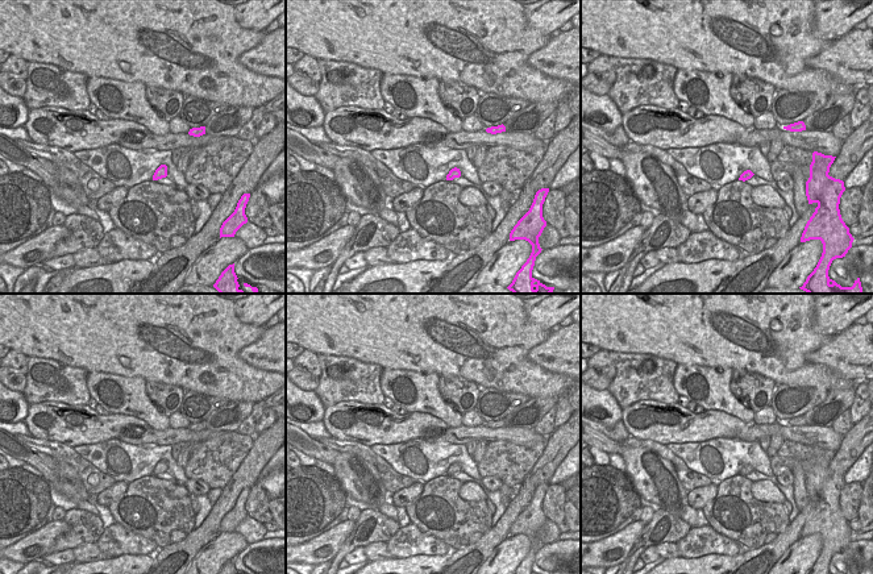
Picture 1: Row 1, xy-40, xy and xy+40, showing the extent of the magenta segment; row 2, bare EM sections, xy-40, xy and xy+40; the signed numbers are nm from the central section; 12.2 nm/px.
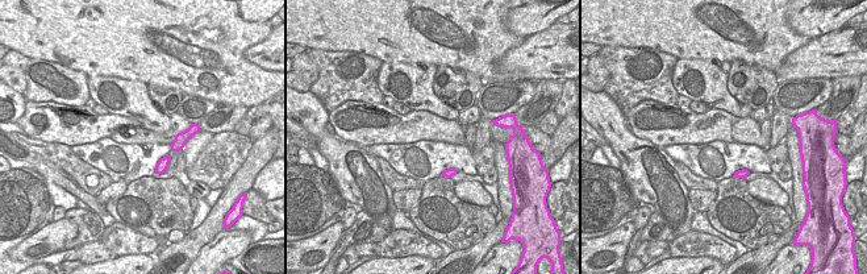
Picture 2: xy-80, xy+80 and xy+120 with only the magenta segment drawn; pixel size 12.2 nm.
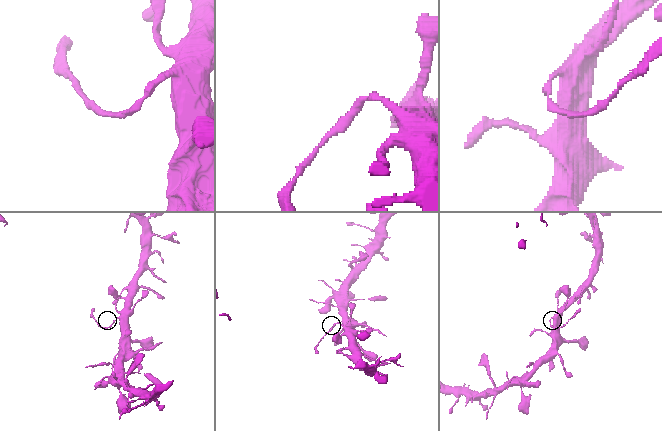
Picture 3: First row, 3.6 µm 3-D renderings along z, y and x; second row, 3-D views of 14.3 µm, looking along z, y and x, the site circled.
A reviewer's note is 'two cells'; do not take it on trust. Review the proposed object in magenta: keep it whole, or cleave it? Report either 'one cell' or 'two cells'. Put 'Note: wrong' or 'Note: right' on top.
Note: right
two cells

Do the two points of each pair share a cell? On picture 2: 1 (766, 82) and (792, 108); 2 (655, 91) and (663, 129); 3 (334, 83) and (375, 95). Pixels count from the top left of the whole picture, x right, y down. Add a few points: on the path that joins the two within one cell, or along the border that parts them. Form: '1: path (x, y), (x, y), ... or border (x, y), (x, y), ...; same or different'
1: border (780, 82), (771, 99); different
2: border (675, 102), (641, 100), (628, 111); different
3: path (345, 83), (359, 83), (365, 88); same

